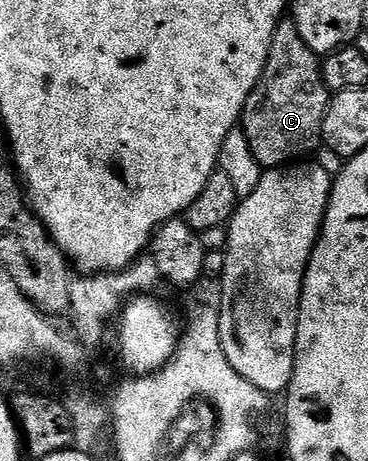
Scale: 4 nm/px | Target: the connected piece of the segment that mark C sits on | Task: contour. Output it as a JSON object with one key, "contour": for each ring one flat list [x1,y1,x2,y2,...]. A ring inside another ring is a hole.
{"contour":[[294,21,280,22,271,41,269,56,261,80,255,86,249,100,245,100,241,119,243,135,249,140,249,148,253,148,253,156,258,160,260,166,264,168,289,166,306,159,303,157,313,153,315,149,320,149,328,101,329,91,323,82,320,59,311,51,309,44,305,44,305,40,301,40]]}

